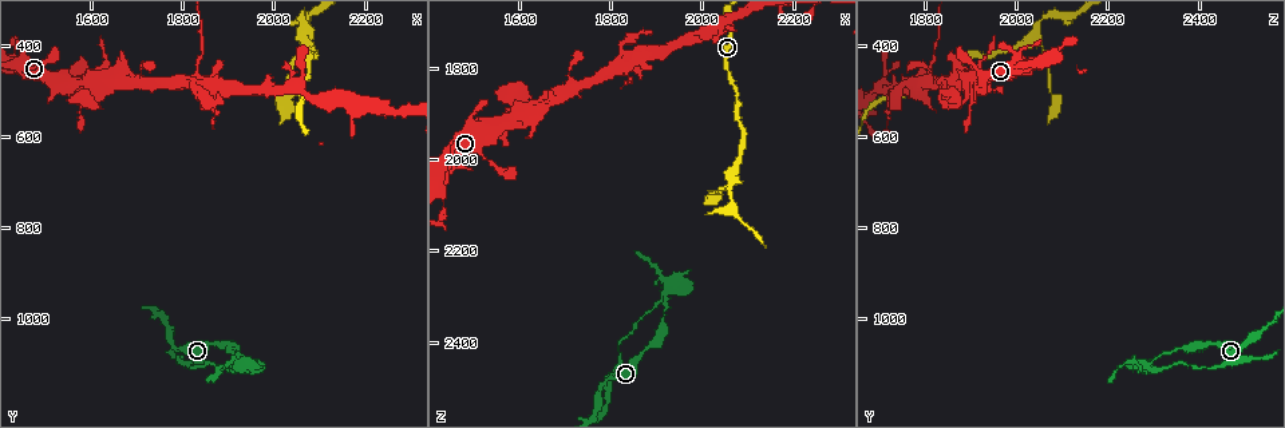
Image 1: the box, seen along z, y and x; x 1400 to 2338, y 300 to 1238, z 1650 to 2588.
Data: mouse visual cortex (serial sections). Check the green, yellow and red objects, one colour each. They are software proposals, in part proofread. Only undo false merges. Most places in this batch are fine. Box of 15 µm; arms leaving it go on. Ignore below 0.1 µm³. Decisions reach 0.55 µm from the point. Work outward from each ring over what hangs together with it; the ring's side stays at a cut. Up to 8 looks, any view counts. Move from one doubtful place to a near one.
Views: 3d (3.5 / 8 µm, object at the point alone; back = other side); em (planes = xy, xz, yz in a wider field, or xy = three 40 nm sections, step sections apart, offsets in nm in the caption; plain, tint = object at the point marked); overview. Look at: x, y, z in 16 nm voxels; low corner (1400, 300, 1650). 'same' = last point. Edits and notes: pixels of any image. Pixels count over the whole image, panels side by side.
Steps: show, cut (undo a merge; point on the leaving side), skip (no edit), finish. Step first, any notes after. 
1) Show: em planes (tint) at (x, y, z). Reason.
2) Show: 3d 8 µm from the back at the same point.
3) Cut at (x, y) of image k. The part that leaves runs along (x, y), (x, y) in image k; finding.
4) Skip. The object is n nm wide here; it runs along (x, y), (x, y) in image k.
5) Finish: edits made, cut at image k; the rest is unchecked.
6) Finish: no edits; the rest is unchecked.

Show: 3d 3.5 µm at (1540, 470, 2005). A narrow waist.

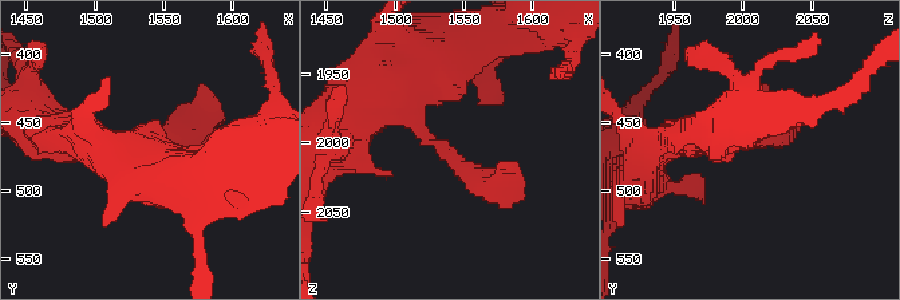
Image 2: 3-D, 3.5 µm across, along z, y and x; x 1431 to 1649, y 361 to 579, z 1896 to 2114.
Show: em xy step 2 (tint) at (1538, 464, 2004).

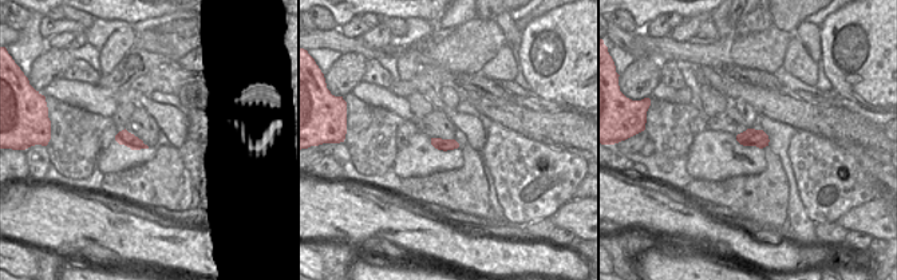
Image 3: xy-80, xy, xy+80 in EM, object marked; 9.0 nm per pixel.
Show: em xy step 1 (tint) at the same point.

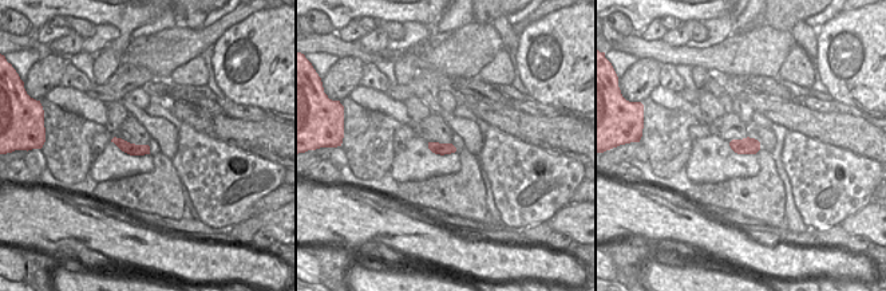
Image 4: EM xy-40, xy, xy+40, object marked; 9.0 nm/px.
Skip. It runs along (371, 97), (482, 182), (502, 176) in image 2; one cell here.

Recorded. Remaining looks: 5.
Show: 3d 3.5 µm at (2075, 395, 2035). Three arms meet.

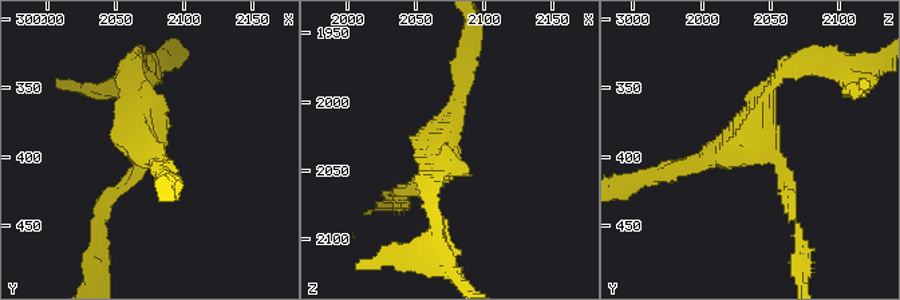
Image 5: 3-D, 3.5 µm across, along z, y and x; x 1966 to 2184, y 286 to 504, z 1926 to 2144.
Show: em xy step 1 (tint) at (2068, 388, 2030). 3 arms meet here; the arms are 150, 200, 200 nm wide; need the tissue.

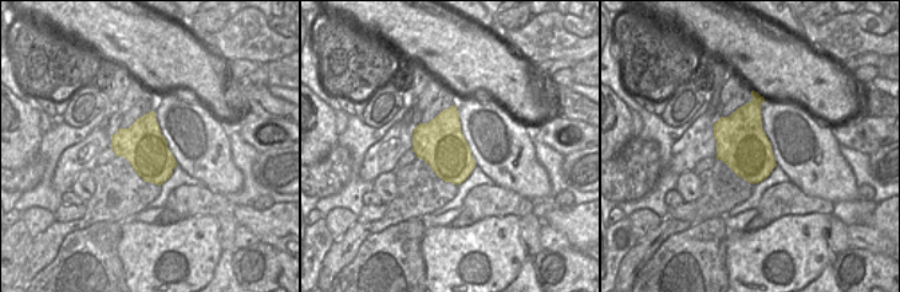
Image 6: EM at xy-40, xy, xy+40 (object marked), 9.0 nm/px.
Skip. It runs along (672, 169), (738, 149), (789, 67) in image 5; one cell here.

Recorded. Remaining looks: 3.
Show: 3d 3.5 µm from the back at (1835, 490, 1770). Small branch off a trunk.

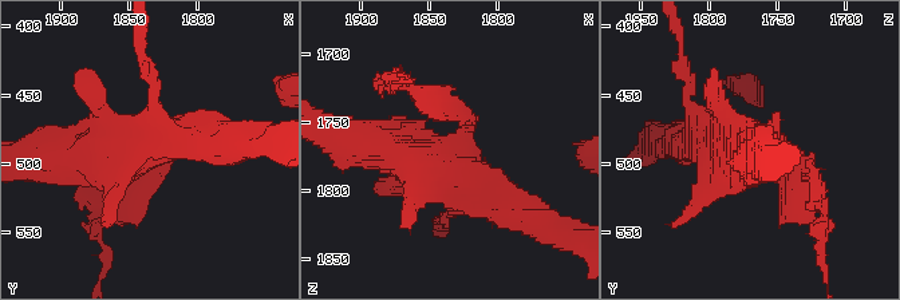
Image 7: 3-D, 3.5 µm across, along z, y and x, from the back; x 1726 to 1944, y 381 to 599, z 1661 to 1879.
Show: em xy step 3 (tint) at the same point.

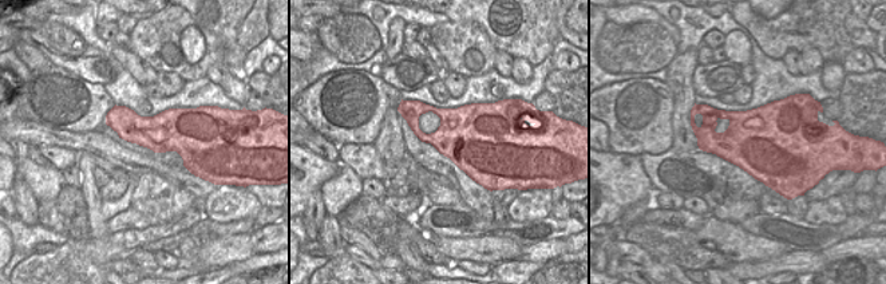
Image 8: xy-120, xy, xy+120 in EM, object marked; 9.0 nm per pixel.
Show: em xy step 2 (tint) at the same point.

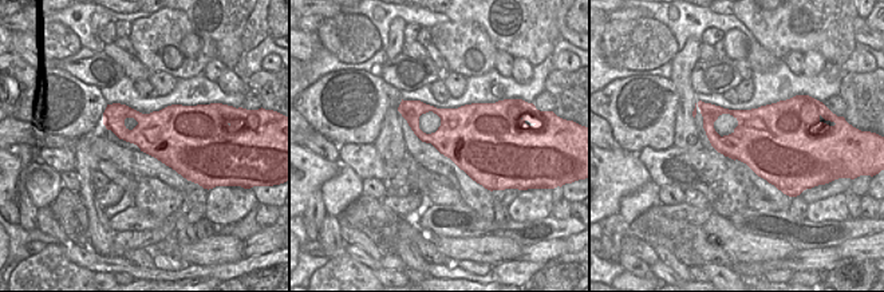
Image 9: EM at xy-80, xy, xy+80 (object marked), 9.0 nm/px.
Skip. It runs along (505, 200), (344, 141) in image 7; one cell here.

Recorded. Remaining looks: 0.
Finish: no edits; the rest is unchecked.

